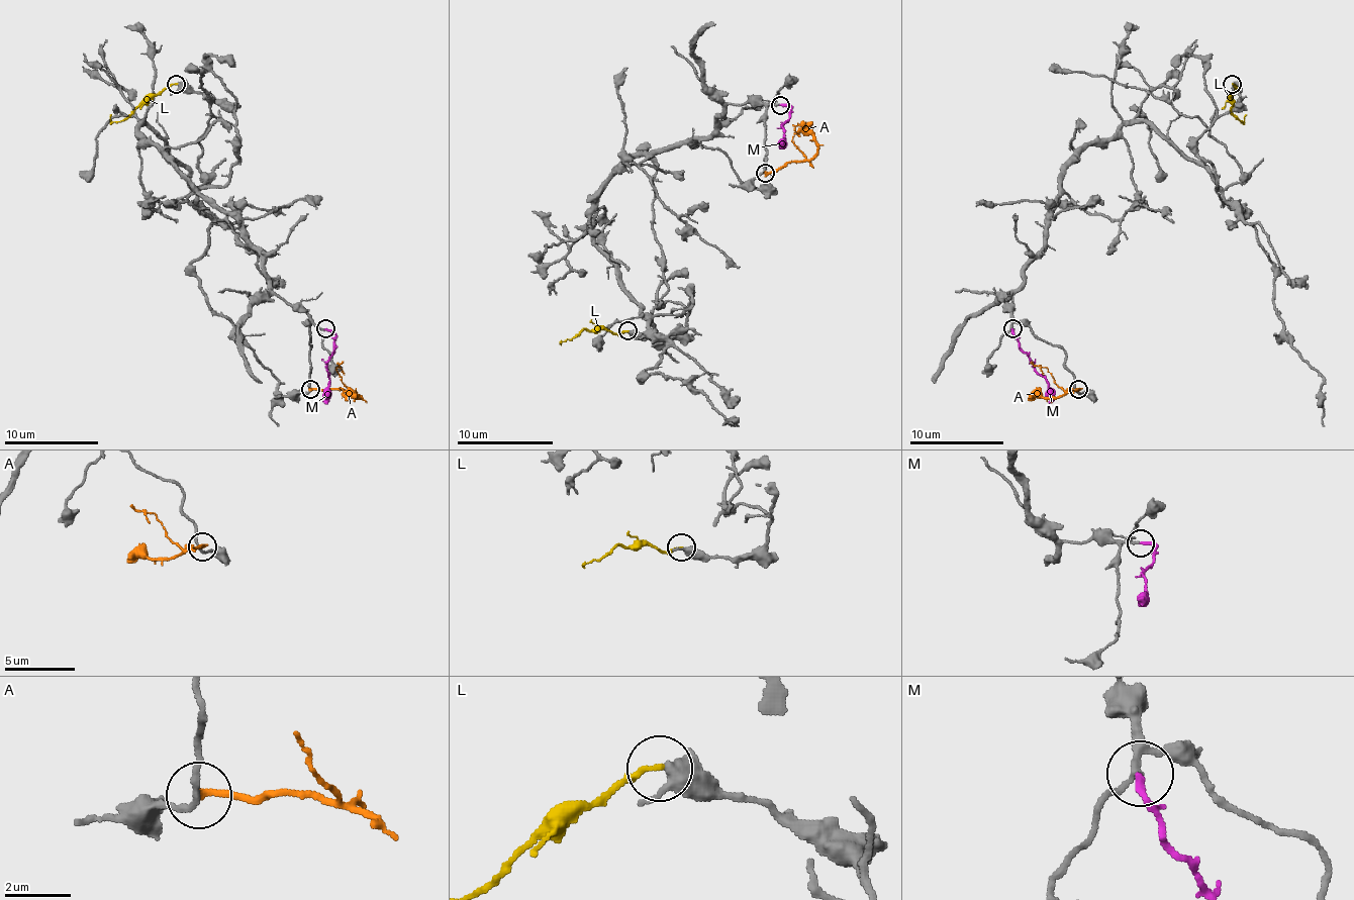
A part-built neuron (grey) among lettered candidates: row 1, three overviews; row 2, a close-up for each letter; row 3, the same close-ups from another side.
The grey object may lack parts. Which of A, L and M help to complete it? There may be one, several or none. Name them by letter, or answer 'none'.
M

